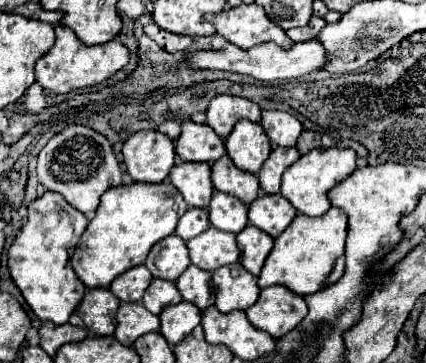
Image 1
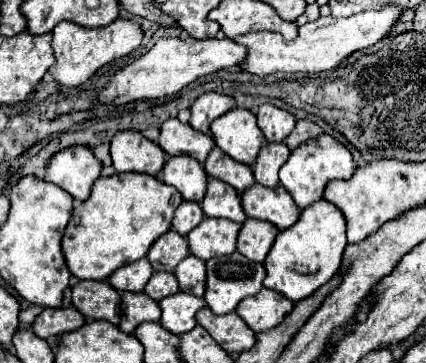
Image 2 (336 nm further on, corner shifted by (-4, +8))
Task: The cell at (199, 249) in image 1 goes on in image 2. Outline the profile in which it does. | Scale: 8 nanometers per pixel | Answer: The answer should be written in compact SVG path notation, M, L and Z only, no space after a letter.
M204 218L188 234L190 254L200 260L210 260L216 256L232 254L236 250L236 238L240 232L240 224L224 218Z

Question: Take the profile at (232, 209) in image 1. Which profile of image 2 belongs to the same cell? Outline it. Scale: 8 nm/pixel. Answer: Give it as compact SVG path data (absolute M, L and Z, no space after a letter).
M208 180L208 192L202 200L202 208L206 216L212 218L228 218L238 224L246 220L246 214L240 204L240 196L230 184L224 184L222 180Z

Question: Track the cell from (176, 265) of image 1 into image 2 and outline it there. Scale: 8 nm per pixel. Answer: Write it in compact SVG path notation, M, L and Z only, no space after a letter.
M168 230L164 236L160 236L152 248L148 250L146 258L150 260L154 270L166 270L174 272L174 268L188 256L188 242L184 236L180 236L174 230Z

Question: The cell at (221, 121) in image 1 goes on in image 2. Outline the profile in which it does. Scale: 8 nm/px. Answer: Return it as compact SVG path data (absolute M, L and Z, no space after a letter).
M206 92L206 94L198 96L196 102L190 108L190 112L192 112L190 126L196 128L198 132L210 134L210 124L218 116L226 114L232 108L236 108L236 102L234 102L232 96L226 96L226 94L220 94L220 92Z

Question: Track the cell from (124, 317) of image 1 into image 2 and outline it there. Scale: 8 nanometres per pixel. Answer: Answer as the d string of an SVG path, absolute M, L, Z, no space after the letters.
M124 292L122 294L122 322L120 330L124 334L132 334L142 322L158 322L160 306L144 292Z

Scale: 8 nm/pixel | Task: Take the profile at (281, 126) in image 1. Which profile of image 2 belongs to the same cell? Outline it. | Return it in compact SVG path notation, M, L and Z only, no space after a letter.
M262 104L258 110L258 126L268 142L284 142L296 126L296 116L272 104Z

